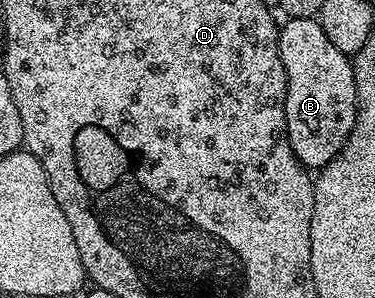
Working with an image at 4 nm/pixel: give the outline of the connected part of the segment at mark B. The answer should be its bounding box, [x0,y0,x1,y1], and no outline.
[279,18,356,166]

